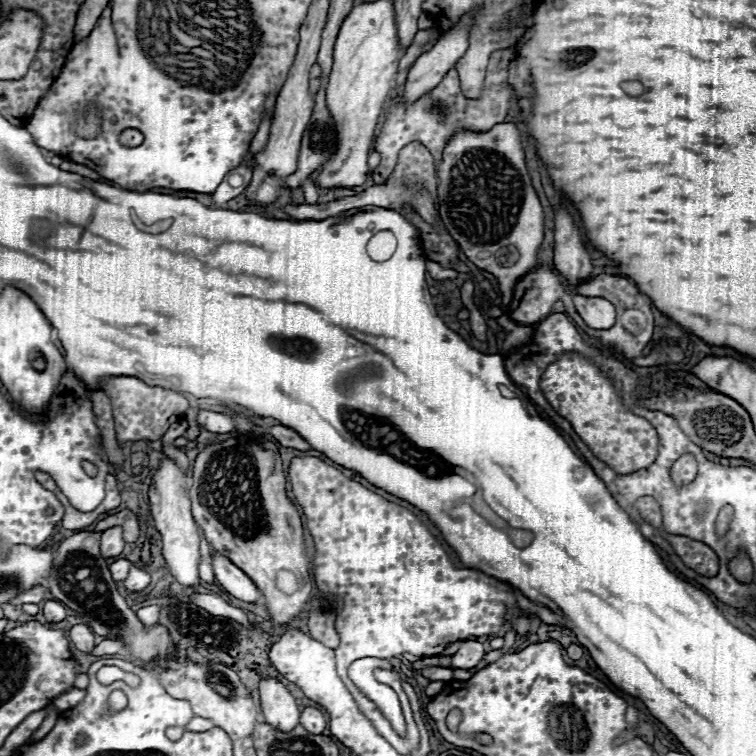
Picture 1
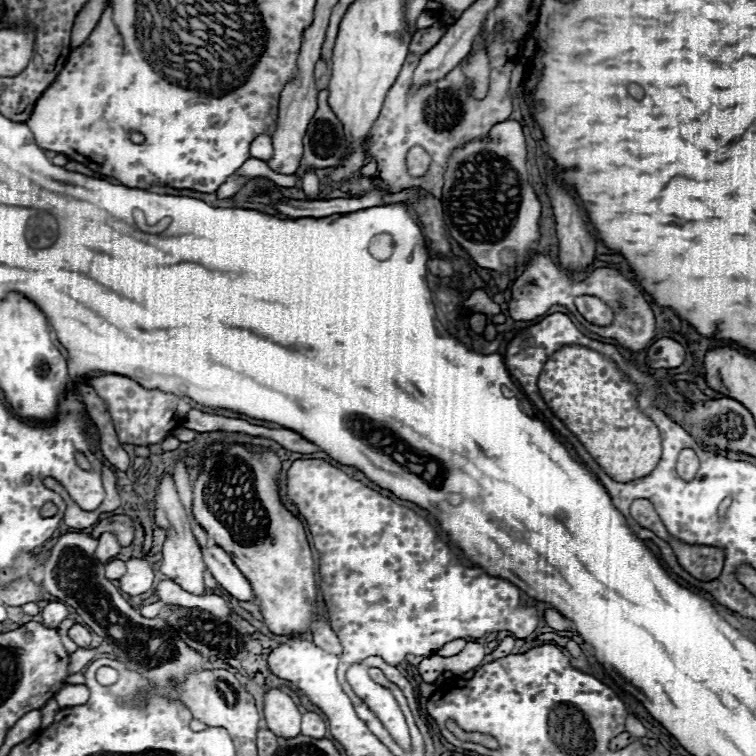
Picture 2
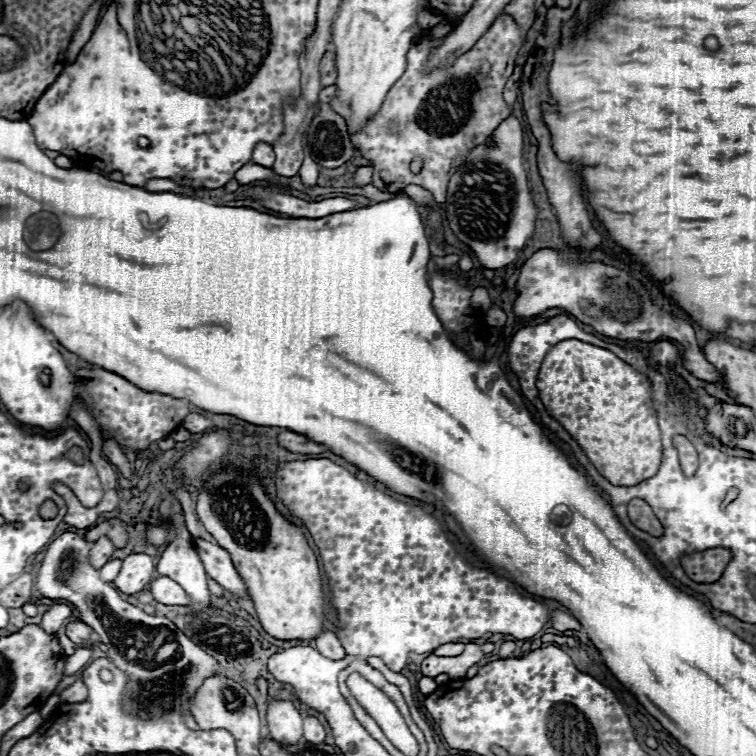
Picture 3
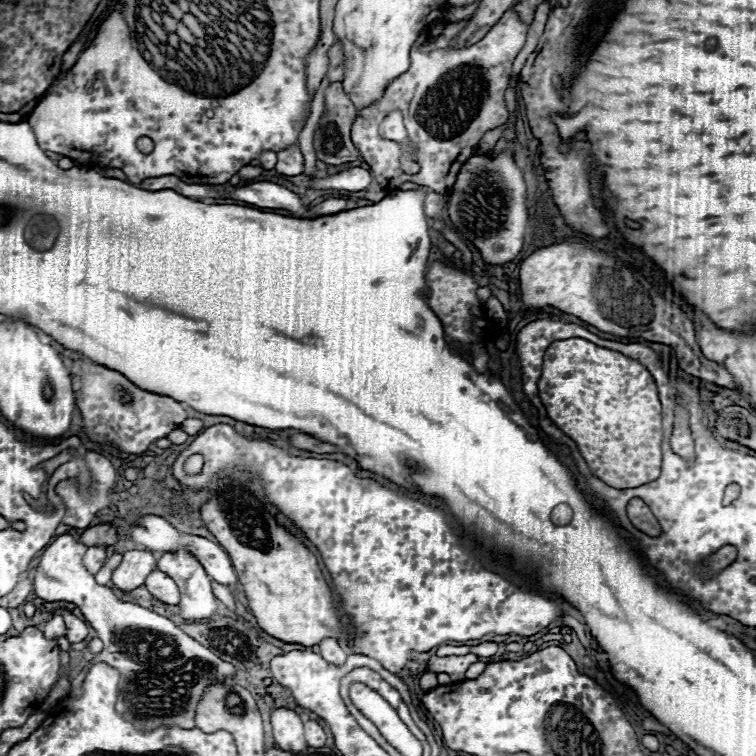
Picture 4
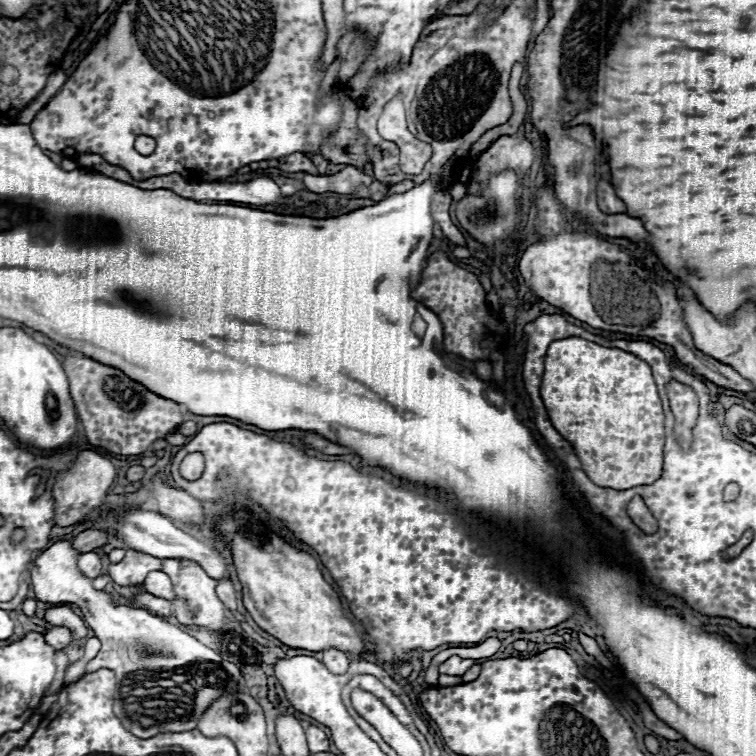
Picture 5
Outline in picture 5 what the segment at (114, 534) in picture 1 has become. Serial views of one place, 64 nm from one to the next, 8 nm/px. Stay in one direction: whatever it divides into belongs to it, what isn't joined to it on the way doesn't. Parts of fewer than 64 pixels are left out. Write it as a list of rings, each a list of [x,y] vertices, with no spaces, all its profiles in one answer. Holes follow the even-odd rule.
[[[86,552],[78,558],[78,566],[84,574],[88,574],[88,578],[96,578],[102,572],[102,556],[98,552]]]

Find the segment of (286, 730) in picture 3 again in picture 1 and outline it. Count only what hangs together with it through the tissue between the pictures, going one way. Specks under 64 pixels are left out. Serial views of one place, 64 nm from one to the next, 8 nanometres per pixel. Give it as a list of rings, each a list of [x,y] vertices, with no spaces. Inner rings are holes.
[[[260,678],[260,704],[268,724],[280,730],[292,730],[300,722],[300,710],[290,690],[278,678]]]

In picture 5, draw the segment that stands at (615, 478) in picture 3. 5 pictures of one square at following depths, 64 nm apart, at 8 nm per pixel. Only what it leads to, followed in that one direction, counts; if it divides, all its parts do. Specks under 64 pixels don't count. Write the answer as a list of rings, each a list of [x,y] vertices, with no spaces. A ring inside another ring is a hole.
[[[572,336],[556,340],[544,360],[543,385],[540,393],[556,392],[556,399],[542,399],[554,428],[574,446],[584,472],[592,482],[604,488],[628,490],[634,486],[652,484],[662,472],[662,446],[664,446],[664,414],[658,398],[650,366],[624,350],[598,346],[584,338]]]

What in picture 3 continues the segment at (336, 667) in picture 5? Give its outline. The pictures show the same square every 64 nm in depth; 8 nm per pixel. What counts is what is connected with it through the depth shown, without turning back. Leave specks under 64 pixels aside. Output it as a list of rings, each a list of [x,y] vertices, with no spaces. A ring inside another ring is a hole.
[[[322,630],[322,632],[316,636],[316,648],[318,648],[324,656],[328,656],[328,658],[340,660],[340,658],[346,656],[340,640],[336,638],[336,634],[334,634],[332,630]]]

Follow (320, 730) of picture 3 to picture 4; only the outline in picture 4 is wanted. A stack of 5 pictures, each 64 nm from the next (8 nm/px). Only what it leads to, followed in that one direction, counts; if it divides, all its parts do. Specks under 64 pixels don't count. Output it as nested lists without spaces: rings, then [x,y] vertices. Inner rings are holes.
[[[308,720],[304,726],[306,726],[308,746],[324,746],[326,744],[326,734],[324,734],[322,726],[316,720]]]

